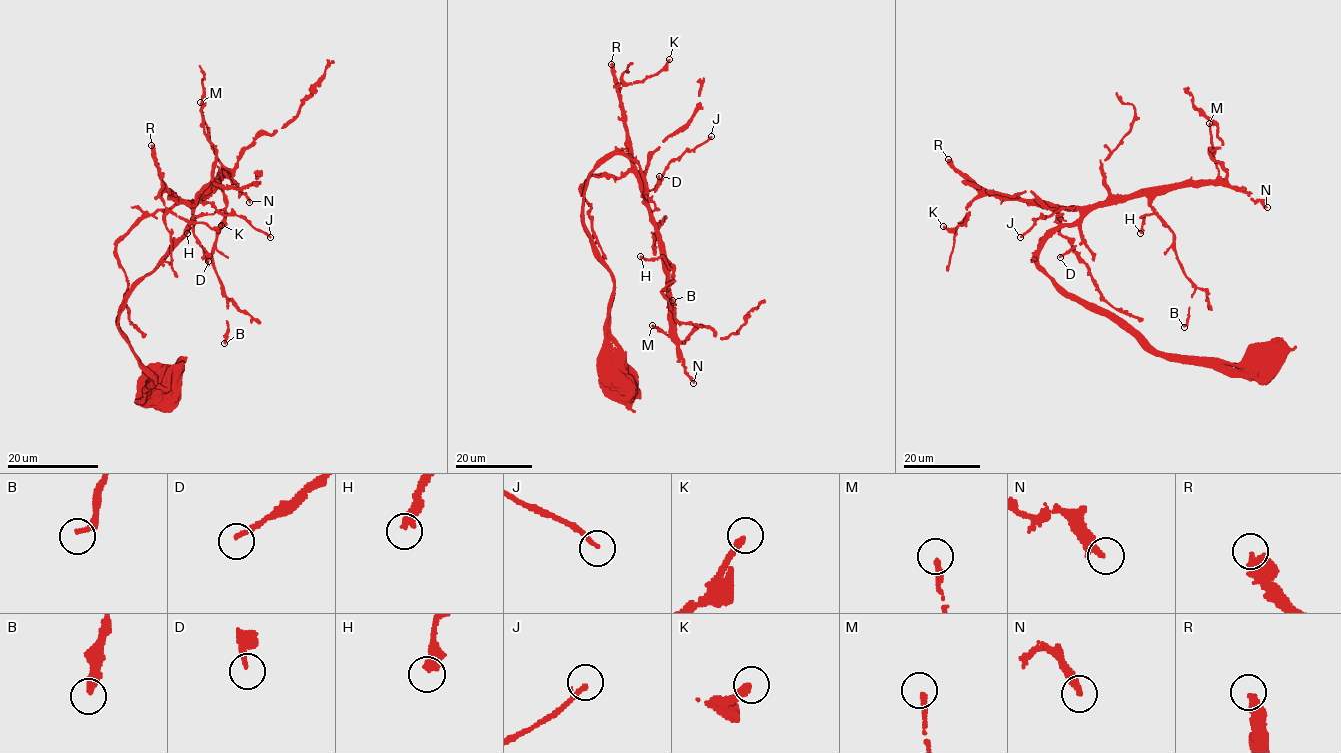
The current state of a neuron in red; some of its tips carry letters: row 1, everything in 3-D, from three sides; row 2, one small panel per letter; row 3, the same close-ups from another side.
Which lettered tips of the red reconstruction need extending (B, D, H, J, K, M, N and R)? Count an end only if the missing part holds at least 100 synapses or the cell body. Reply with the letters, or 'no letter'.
R

